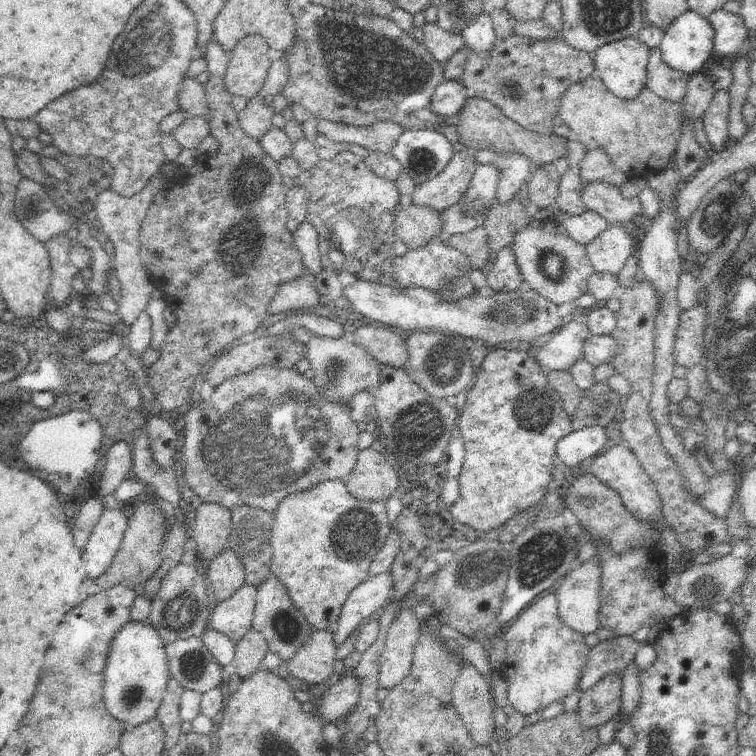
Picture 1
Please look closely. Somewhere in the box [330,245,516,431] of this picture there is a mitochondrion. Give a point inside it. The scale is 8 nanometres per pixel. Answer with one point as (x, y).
(438, 363)

